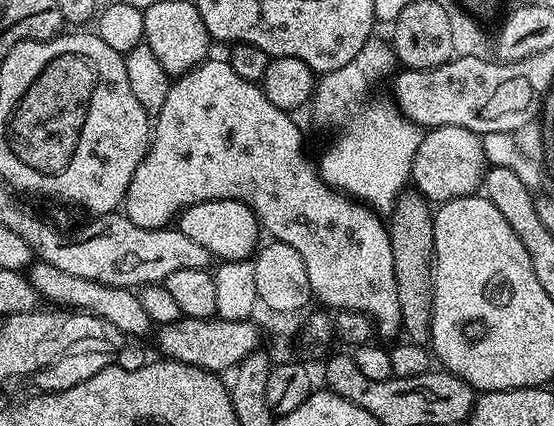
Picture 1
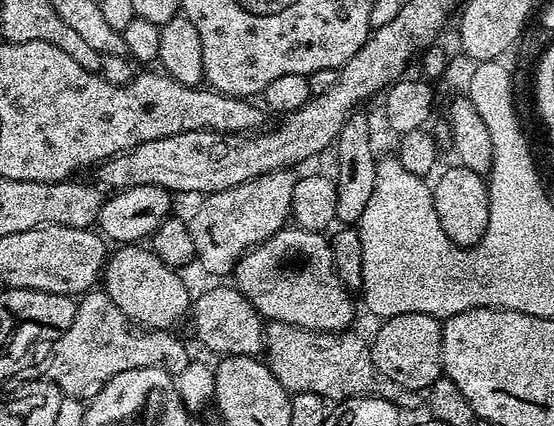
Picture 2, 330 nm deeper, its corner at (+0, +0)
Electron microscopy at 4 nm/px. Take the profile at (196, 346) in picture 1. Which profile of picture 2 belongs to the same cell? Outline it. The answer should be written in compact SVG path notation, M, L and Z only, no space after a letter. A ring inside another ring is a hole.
M270 320L264 326L263 359L268 369L282 382L289 394L313 392L329 402L349 400L355 396L381 396L401 410L421 407L421 393L390 382L372 361L372 350L367 339L355 336L352 330L315 332L286 322Z

